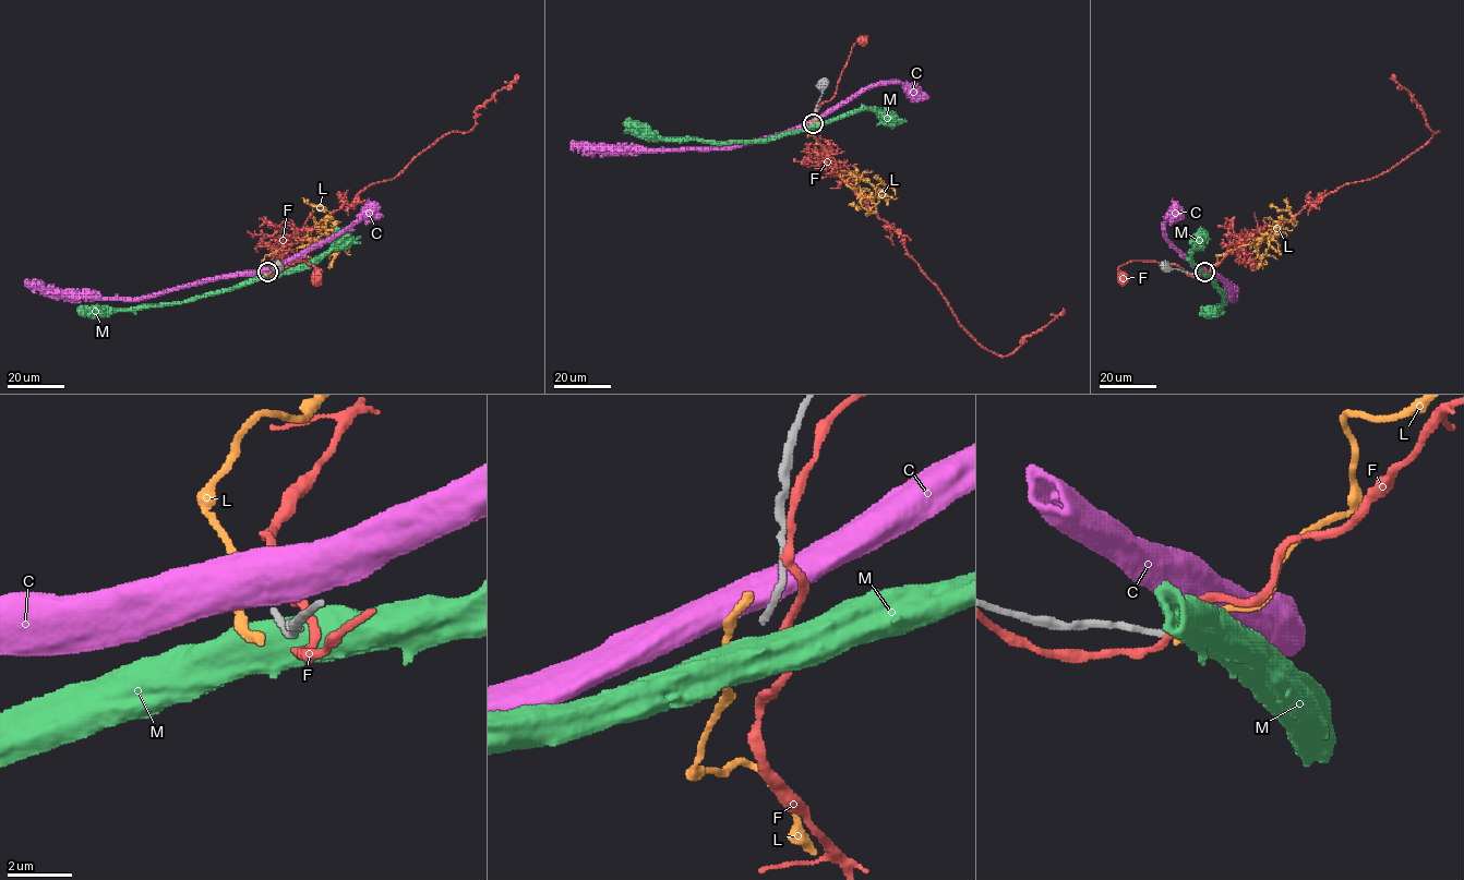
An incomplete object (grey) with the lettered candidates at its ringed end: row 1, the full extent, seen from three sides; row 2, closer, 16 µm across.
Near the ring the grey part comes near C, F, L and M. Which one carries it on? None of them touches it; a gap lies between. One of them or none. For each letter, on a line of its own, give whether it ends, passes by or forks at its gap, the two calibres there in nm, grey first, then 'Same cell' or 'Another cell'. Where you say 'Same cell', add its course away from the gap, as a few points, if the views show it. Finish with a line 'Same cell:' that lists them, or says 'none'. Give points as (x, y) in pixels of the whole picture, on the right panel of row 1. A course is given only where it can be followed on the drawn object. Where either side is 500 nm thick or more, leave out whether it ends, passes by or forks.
C: Thickness 200 nm (grey) against 750 nm. Another cell
F: It passes by. Thickness 200 nm (grey) against 240 nm. Another cell
L: It passes by. Thickness 200 nm (grey) against 260 nm. Another cell
M: Thickness 200 nm (grey) against 750 nm. Another cell
Same cell: none

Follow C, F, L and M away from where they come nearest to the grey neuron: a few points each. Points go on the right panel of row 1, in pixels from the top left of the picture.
C: (1203, 272), (1213, 273), (1230, 289), (1231, 298), (1227, 286), (1232, 287)
F: (1206, 272), (1191, 276), (1175, 264), (1129, 261), (1119, 267), (1122, 278)
L: (1204, 273), (1218, 263), (1218, 255), (1267, 238), (1282, 225), (1280, 217), (1297, 224), (1290, 211), (1272, 205)
M: (1206, 273), (1221, 289), (1221, 308), (1209, 312), (1215, 308)

